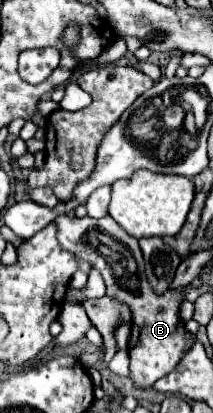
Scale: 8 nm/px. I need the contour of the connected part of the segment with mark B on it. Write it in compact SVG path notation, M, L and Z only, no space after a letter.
M56 216L54 224L58 226L58 242L64 250L72 252L76 258L88 262L96 268L106 282L106 296L120 300L132 312L132 334L128 342L130 352L130 380L134 388L144 390L150 388L158 378L170 374L184 354L190 352L196 336L186 330L180 318L180 307L186 298L184 289L170 290L170 296L152 294L144 274L144 258L138 246L138 240L132 238L120 224L114 222L112 216L104 216L100 220L94 218L72 218L72 216Z

